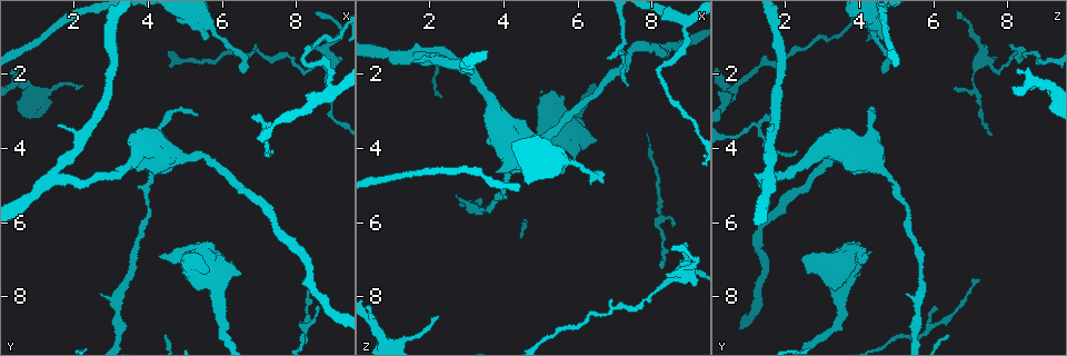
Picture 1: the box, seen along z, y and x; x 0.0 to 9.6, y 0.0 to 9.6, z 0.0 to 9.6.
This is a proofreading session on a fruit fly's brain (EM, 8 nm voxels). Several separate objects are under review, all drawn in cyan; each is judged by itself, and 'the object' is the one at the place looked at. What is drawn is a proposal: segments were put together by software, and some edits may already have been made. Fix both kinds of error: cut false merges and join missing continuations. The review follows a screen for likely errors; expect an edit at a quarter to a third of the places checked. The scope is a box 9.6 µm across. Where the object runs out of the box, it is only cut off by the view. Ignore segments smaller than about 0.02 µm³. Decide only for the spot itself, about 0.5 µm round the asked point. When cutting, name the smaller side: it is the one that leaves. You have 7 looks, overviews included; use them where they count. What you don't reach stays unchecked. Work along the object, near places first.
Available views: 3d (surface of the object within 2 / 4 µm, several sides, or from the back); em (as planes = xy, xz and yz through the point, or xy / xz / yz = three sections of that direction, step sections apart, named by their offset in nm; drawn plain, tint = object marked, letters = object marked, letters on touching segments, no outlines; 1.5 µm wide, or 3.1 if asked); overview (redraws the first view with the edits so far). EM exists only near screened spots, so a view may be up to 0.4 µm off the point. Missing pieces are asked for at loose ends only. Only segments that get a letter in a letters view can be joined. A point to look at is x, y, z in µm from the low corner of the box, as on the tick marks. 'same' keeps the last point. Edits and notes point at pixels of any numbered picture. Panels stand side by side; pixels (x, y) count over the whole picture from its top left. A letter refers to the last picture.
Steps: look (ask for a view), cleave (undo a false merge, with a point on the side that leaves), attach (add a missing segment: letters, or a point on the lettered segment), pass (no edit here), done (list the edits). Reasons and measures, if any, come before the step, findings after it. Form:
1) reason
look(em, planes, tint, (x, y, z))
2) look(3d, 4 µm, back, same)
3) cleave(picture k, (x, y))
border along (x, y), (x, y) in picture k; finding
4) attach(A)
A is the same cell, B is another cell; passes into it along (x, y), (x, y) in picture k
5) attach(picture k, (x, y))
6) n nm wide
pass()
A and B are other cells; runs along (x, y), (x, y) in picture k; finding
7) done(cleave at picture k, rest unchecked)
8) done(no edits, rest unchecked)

look(em, xz, step 4, letters, (8.35, 1.30, 7.45))

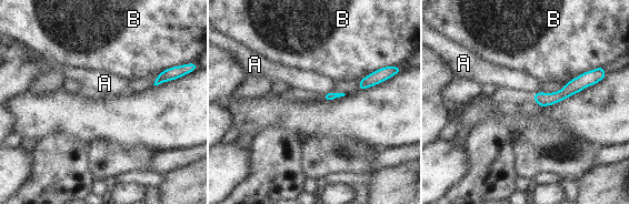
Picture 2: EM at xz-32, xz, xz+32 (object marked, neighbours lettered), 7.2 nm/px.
pass()
A and B are other cells; runs along (588, 75), (562, 94), (538, 101) in picture 2; no lettered segment goes on from it

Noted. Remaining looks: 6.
free end
look(em, xz, step 8, tint, (5.90, 6.80, 4.40))

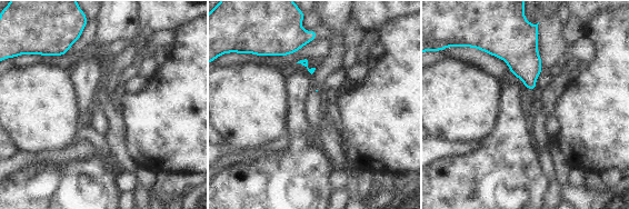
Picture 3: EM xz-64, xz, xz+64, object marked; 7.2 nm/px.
look(em, planes, letters, same)

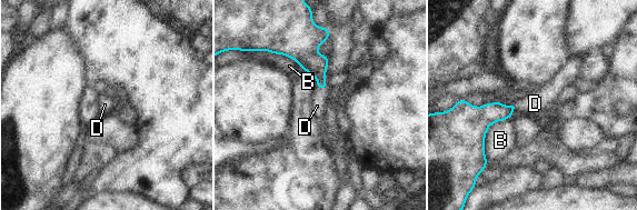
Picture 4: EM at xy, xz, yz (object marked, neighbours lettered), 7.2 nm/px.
attach(picture 4, (535, 103))
D is the same cell, B is another cell; passes into it along (480, 118), (511, 104), (535, 103) in picture 4; the cell continues

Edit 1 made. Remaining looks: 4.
redraw
look(overview)

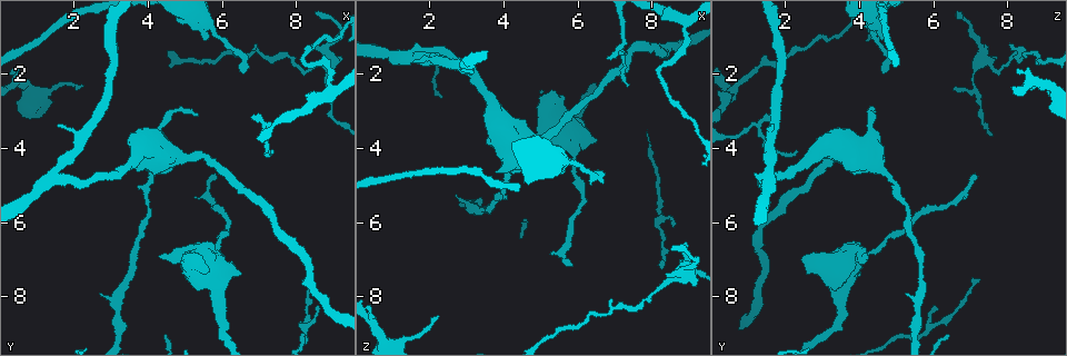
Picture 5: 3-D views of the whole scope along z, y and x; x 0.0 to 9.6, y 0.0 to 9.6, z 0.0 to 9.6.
tapers out
look(3d, 4 µm, (5.85, 4.70, 7.20))

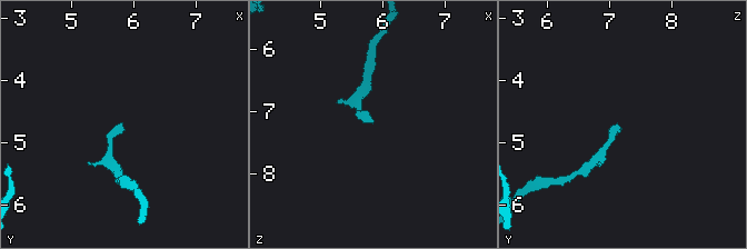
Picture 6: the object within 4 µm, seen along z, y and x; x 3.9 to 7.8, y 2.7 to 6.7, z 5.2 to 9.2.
look(em, xy, step 4, letters, (5.85, 4.75, 7.15))

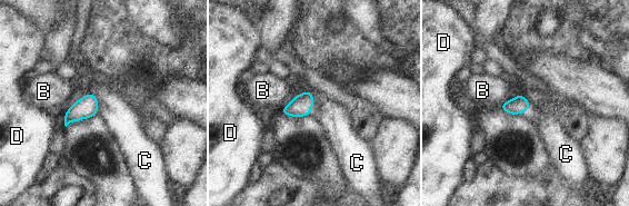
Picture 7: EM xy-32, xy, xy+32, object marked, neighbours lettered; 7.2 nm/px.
look(em, planes, letters, same)

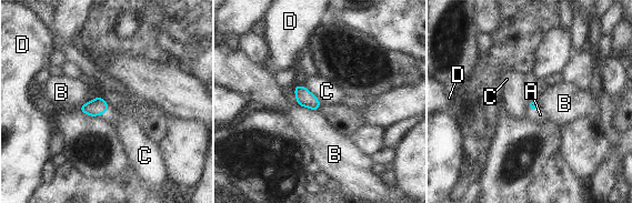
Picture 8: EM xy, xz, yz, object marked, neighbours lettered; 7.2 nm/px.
attach(picture 8, (540, 114))
A is the same cell, B, C and D are other cells; passes into it along (533, 105), (535, 109), (540, 114) in picture 8; it goes on there

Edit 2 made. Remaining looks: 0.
done(attach at picture 4, attach at picture 8, rest unchecked)

